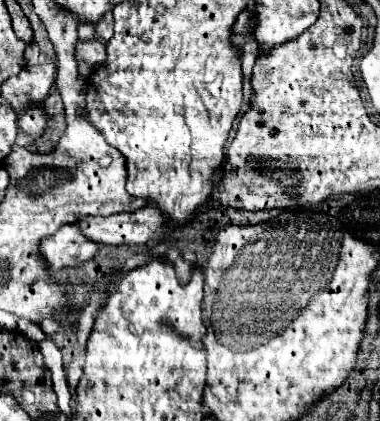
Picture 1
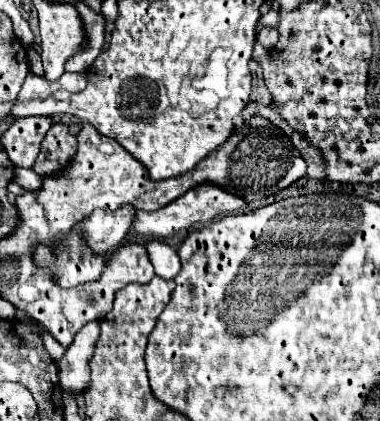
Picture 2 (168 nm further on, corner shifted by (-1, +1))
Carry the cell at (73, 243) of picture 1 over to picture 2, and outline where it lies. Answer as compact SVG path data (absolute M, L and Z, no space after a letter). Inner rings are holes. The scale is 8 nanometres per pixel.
M123 205L121 209L117 209L113 213L95 209L81 223L87 245L95 253L115 251L125 241L125 233L129 233L129 225L133 221L135 211L137 209L133 205Z

